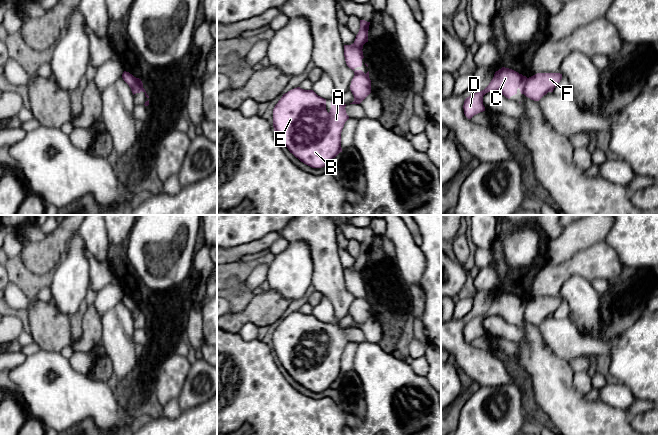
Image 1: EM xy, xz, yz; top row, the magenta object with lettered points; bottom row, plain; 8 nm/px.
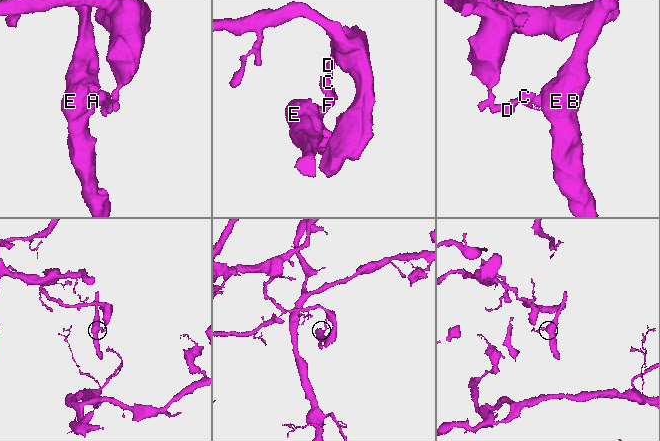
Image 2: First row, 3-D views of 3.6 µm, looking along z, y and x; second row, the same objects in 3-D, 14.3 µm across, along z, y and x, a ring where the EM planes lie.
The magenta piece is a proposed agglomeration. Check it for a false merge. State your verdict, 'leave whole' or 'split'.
split

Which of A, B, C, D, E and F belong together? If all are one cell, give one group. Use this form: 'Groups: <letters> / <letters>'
Groups: A B E F / C D

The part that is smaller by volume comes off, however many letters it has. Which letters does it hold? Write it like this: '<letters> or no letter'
A, B, E, F

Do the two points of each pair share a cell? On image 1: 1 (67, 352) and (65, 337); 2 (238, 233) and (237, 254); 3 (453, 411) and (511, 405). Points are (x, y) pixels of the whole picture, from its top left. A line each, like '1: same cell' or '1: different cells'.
1: different cells
2: different cells
3: different cells

